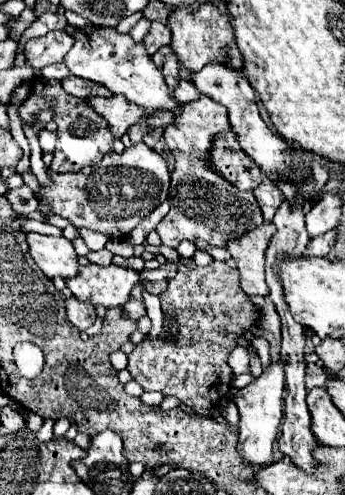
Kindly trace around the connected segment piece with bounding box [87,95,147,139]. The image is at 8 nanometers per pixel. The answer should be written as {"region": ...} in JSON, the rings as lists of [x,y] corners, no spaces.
{"region":[[[91,97],[87,99],[87,103],[105,119],[107,129],[111,133],[115,133],[115,137],[119,139],[123,133],[127,133],[127,129],[131,127],[131,123],[147,117],[147,113],[143,109],[139,109],[137,105],[131,105],[131,101],[127,101],[125,97]]]}

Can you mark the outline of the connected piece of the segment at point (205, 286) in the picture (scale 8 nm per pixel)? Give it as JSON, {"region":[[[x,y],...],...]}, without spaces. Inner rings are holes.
{"region":[[[213,261],[207,267],[187,267],[179,263],[177,275],[169,281],[167,291],[161,293],[159,299],[165,315],[179,317],[179,339],[163,341],[161,335],[157,341],[149,341],[149,337],[141,341],[129,355],[129,373],[137,383],[143,385],[145,391],[161,391],[163,395],[173,395],[187,407],[217,407],[217,403],[227,395],[233,381],[233,371],[227,365],[227,357],[237,347],[237,339],[243,337],[243,333],[251,331],[251,325],[259,319],[255,305],[251,305],[249,297],[239,289],[239,271],[229,267],[225,261]]]}

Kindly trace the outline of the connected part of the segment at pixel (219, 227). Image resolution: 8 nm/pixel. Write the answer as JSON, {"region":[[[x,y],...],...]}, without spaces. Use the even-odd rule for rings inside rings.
{"region":[[[201,95],[197,101],[183,103],[175,115],[175,121],[165,127],[163,139],[175,157],[175,171],[171,173],[169,187],[171,209],[157,225],[157,233],[163,245],[175,249],[183,239],[193,241],[201,237],[213,247],[225,247],[227,241],[241,237],[263,223],[261,209],[253,197],[253,191],[235,189],[211,169],[211,141],[217,133],[229,129],[231,125],[227,121],[227,109],[223,109],[223,105],[207,95]]]}

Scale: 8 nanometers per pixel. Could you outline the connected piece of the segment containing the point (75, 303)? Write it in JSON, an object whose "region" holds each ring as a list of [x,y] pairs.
{"region":[[[69,297],[65,301],[65,307],[67,307],[67,317],[69,321],[79,329],[79,331],[85,331],[87,327],[91,327],[97,319],[95,315],[95,307],[89,303],[89,301],[79,301],[75,297]]]}

